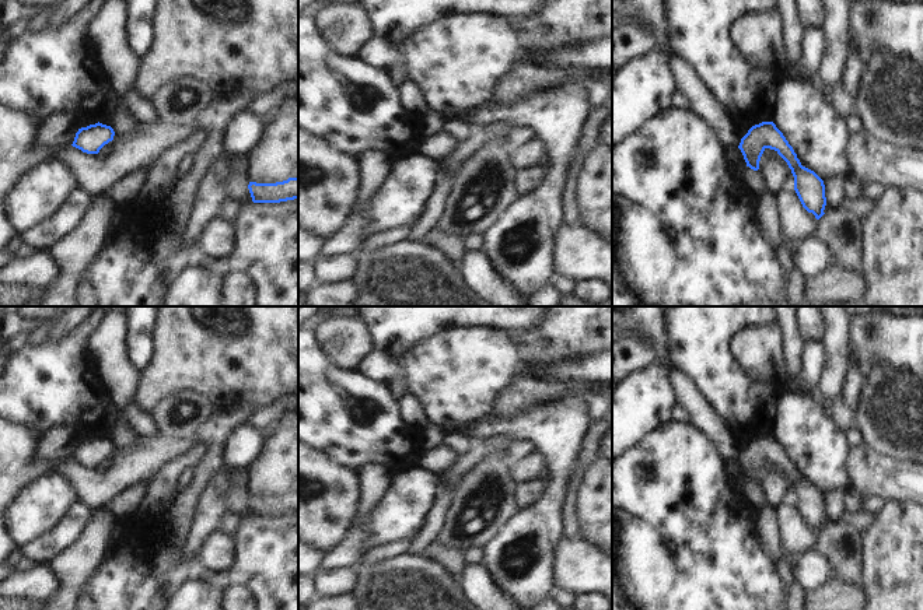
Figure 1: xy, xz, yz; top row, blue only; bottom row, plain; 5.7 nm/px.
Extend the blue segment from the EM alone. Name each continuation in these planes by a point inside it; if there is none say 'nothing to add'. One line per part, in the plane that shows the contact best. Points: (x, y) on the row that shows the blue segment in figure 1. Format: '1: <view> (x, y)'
nothing to add

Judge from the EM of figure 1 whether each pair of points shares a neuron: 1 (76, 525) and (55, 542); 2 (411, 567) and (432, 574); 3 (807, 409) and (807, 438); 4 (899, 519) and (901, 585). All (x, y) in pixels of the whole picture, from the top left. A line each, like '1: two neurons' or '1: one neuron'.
1: one neuron
2: one neuron
3: one neuron
4: one neuron

